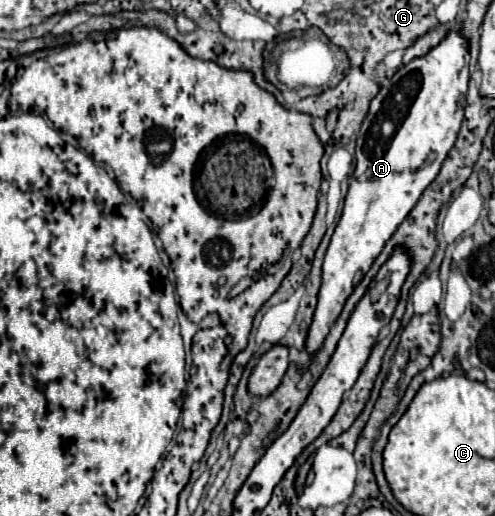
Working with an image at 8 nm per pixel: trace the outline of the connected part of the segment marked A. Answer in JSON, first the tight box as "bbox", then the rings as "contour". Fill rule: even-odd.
{"bbox":[307,32,467,354],"contour":[[[451,32],[427,56],[401,66],[393,78],[381,84],[379,94],[371,100],[369,114],[357,138],[357,166],[349,180],[343,214],[323,262],[319,304],[307,338],[309,354],[319,350],[357,282],[361,282],[387,240],[417,204],[423,190],[439,174],[463,122],[467,82],[467,40]]]}

